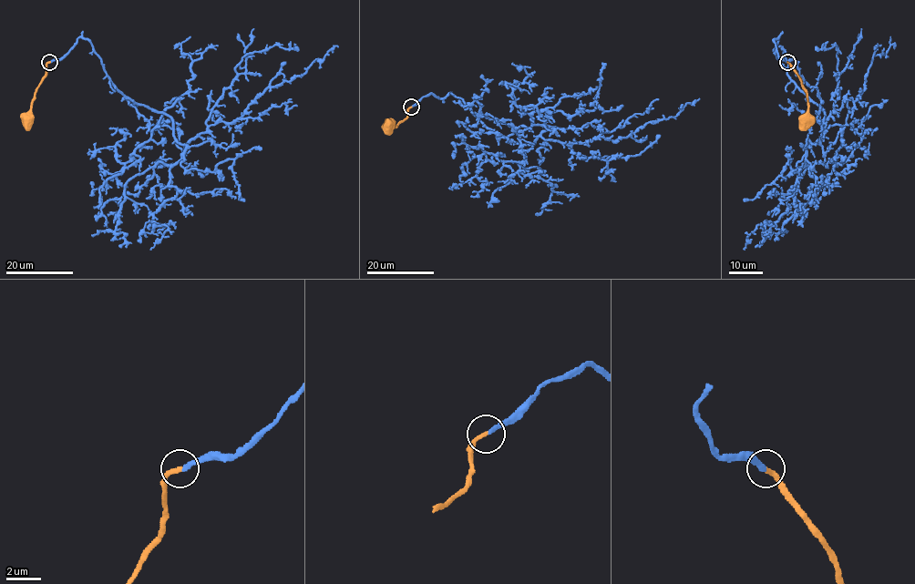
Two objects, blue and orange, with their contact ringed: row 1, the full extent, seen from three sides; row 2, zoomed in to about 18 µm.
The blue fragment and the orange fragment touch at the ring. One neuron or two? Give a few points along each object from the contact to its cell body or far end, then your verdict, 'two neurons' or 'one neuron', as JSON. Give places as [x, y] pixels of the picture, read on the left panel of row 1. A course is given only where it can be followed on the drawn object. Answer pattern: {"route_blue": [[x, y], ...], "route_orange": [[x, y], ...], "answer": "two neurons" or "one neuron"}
{"route_blue": [[49, 62], [84, 37], [109, 80], [163, 111], [187, 144], [337, 46]], "route_orange": [[49, 62], [35, 95], [31, 120], [26, 120]], "answer": "one neuron"}

